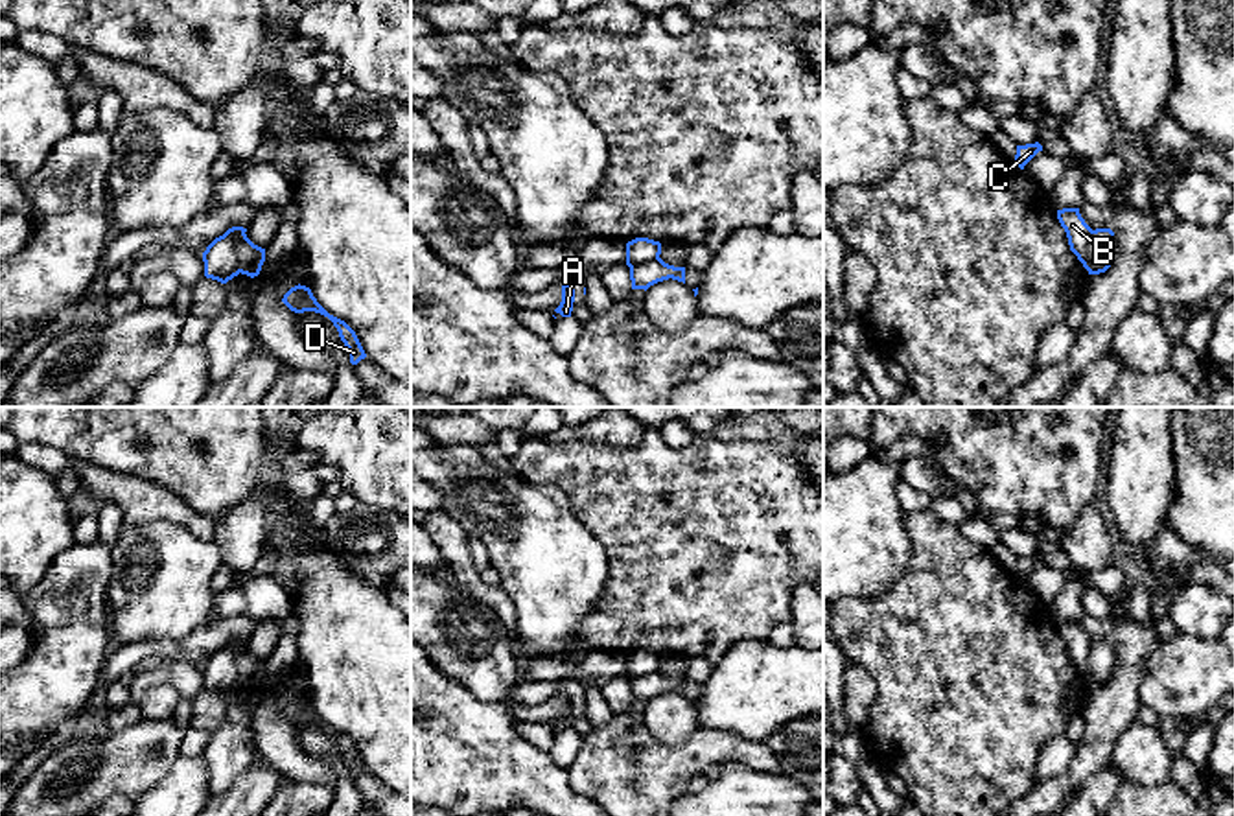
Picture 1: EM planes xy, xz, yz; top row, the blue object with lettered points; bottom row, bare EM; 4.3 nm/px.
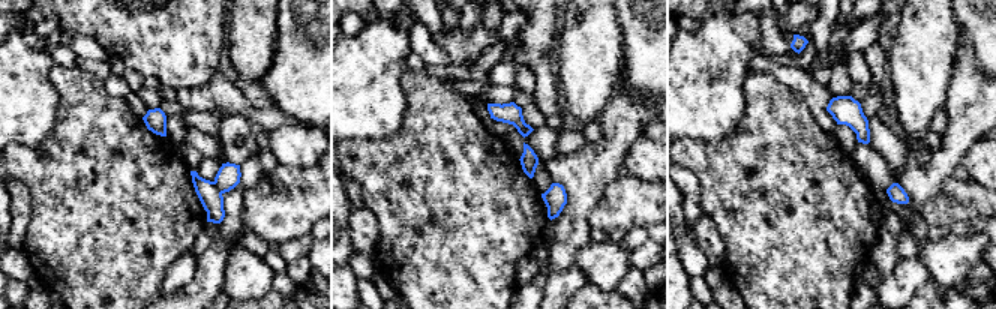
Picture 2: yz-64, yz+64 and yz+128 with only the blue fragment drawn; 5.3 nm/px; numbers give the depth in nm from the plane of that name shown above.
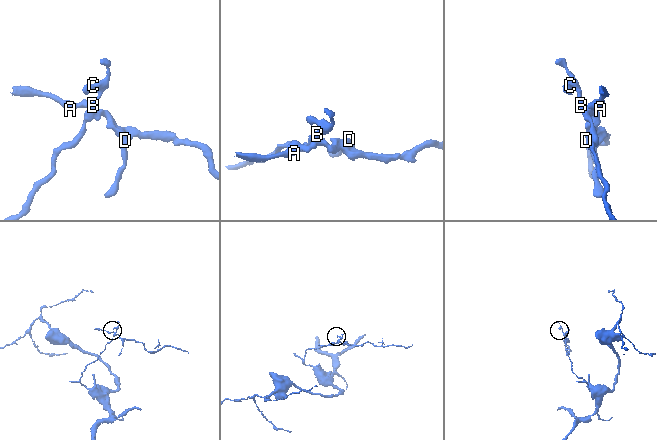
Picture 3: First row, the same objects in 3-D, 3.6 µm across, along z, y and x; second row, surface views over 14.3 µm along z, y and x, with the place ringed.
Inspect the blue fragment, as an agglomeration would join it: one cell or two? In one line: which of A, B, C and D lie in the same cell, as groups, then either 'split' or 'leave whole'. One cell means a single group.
groups A D / B C; split

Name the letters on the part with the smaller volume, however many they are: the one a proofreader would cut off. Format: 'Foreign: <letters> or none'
Foreign: A, D

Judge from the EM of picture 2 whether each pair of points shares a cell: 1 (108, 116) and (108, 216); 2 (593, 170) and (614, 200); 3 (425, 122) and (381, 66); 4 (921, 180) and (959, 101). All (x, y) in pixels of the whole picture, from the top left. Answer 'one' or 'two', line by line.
1: one
2: two
3: two
4: one

